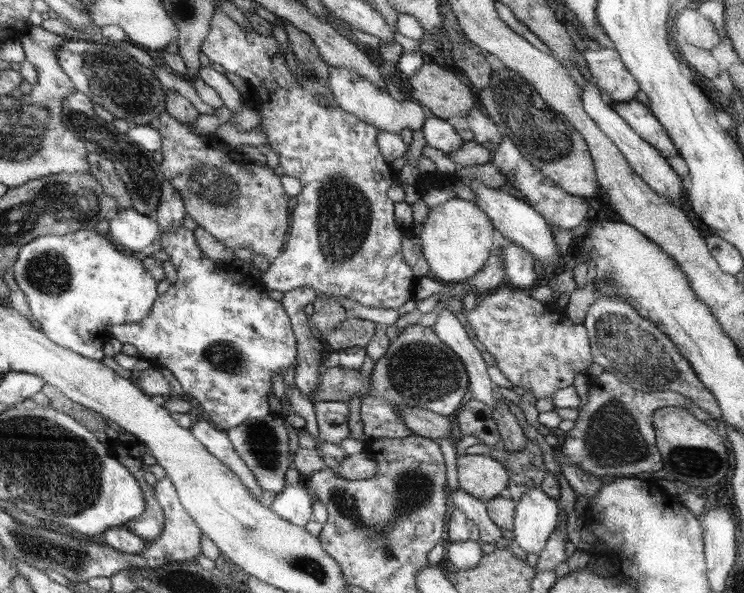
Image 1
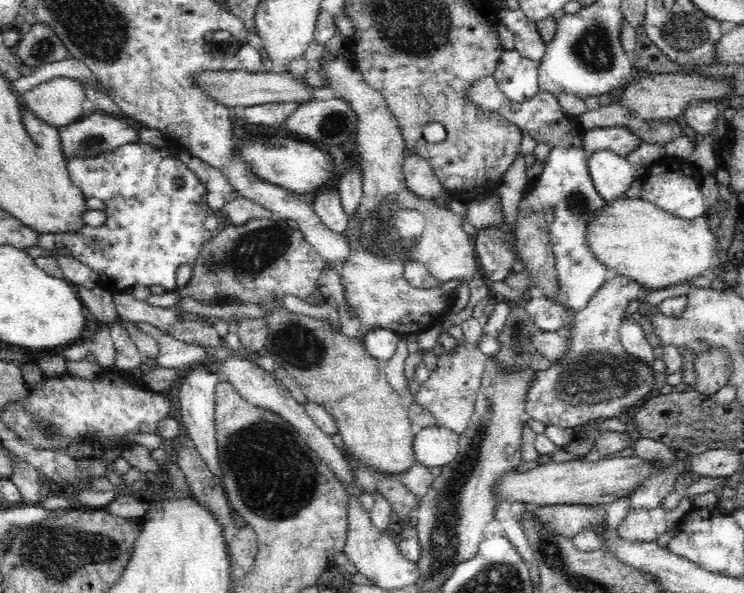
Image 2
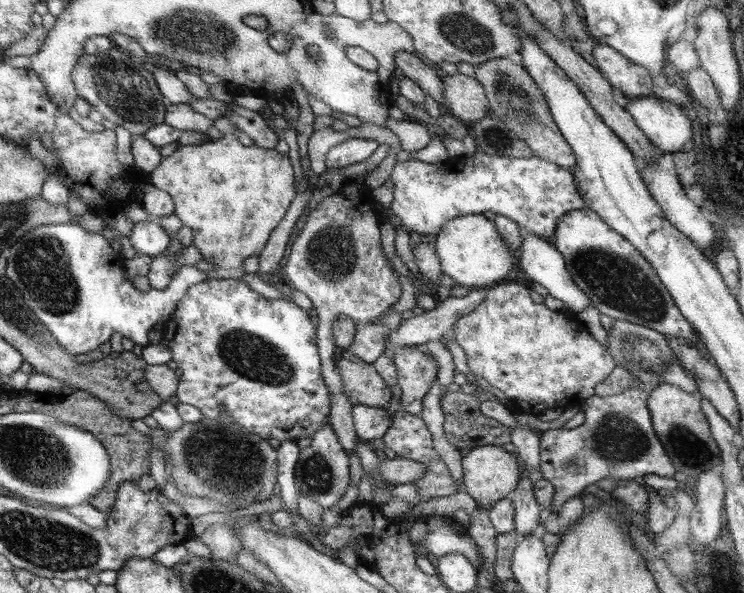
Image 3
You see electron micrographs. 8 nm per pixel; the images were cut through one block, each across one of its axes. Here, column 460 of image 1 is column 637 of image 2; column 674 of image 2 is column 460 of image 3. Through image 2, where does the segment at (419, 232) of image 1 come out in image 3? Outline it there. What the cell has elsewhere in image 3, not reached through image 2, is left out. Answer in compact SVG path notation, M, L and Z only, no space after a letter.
M483 214L453 218L445 222L441 226L441 232L437 232L435 236L437 236L437 240L433 242L435 254L441 262L443 274L447 274L455 282L455 286L491 288L499 282L505 282L507 274L515 264L513 250L505 244L495 222L487 220Z

